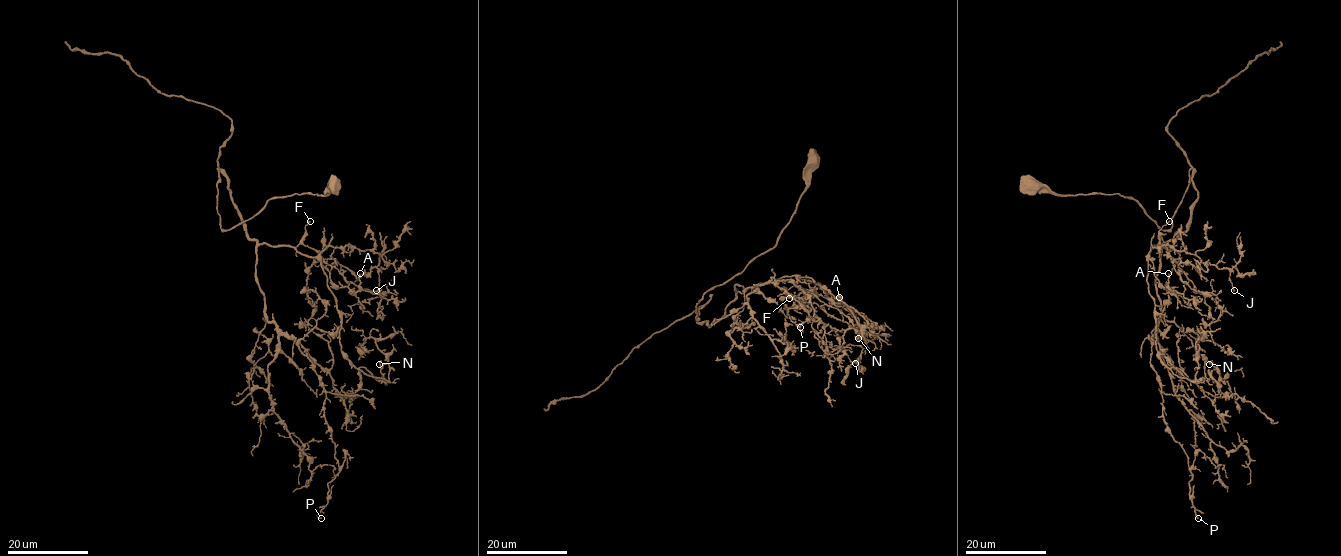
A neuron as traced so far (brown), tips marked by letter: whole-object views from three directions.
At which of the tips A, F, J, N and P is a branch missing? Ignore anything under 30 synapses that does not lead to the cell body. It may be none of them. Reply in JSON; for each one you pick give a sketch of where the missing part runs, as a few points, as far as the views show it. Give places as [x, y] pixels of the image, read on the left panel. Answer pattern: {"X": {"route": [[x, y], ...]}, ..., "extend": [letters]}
{"extend": []}

